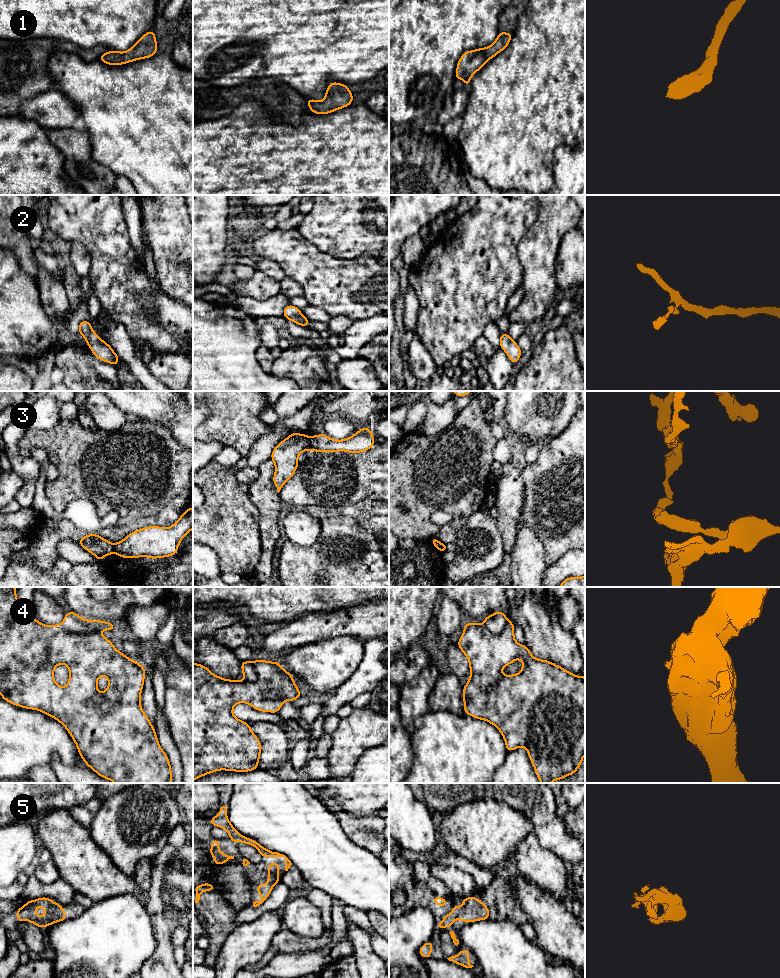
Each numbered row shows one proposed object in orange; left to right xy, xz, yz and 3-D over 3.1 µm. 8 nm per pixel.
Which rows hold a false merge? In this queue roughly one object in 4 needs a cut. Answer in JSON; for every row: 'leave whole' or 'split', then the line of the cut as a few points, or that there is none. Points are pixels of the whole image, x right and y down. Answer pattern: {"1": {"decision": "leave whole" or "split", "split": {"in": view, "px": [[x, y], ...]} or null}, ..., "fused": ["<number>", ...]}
{"1": {"decision": "leave whole", "split": null}, "2": {"decision": "leave whole", "split": null}, "3": {"decision": "split", "split": {"in": "xz", "px": [[308, 437], [310, 449]]}}, "4": {"decision": "split", "split": {"in": "xz", "px": [[263, 693], [267, 698], [282, 697]]}}, "5": {"decision": "leave whole", "split": null}, "fused": ["3", "4"]}

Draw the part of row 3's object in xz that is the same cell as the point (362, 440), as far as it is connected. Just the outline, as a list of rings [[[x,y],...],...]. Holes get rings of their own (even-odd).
[[[362,427],[354,435],[344,440],[335,440],[325,434],[318,434],[309,437],[309,442],[311,451],[330,453],[337,451],[361,453],[375,445],[373,433],[368,427]]]

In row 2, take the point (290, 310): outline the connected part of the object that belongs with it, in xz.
[[[288,305],[284,308],[283,317],[289,319],[290,321],[307,327],[311,321],[309,321],[305,316],[301,314],[301,310],[293,305]]]

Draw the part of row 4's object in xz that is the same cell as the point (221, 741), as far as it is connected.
[[[255,660],[251,663],[257,675],[255,682],[224,679],[214,675],[206,666],[193,663],[193,781],[219,770],[249,772],[258,768],[262,745],[248,723],[233,715],[236,704],[247,703],[258,711],[278,713],[286,700],[293,702],[301,695],[293,675],[283,669],[279,662]],[[268,690],[275,690],[282,698],[265,698],[264,693]]]

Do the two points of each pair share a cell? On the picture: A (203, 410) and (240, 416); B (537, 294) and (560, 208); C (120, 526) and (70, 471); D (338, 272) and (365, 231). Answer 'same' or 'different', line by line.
A: different
B: same
C: same
D: different

